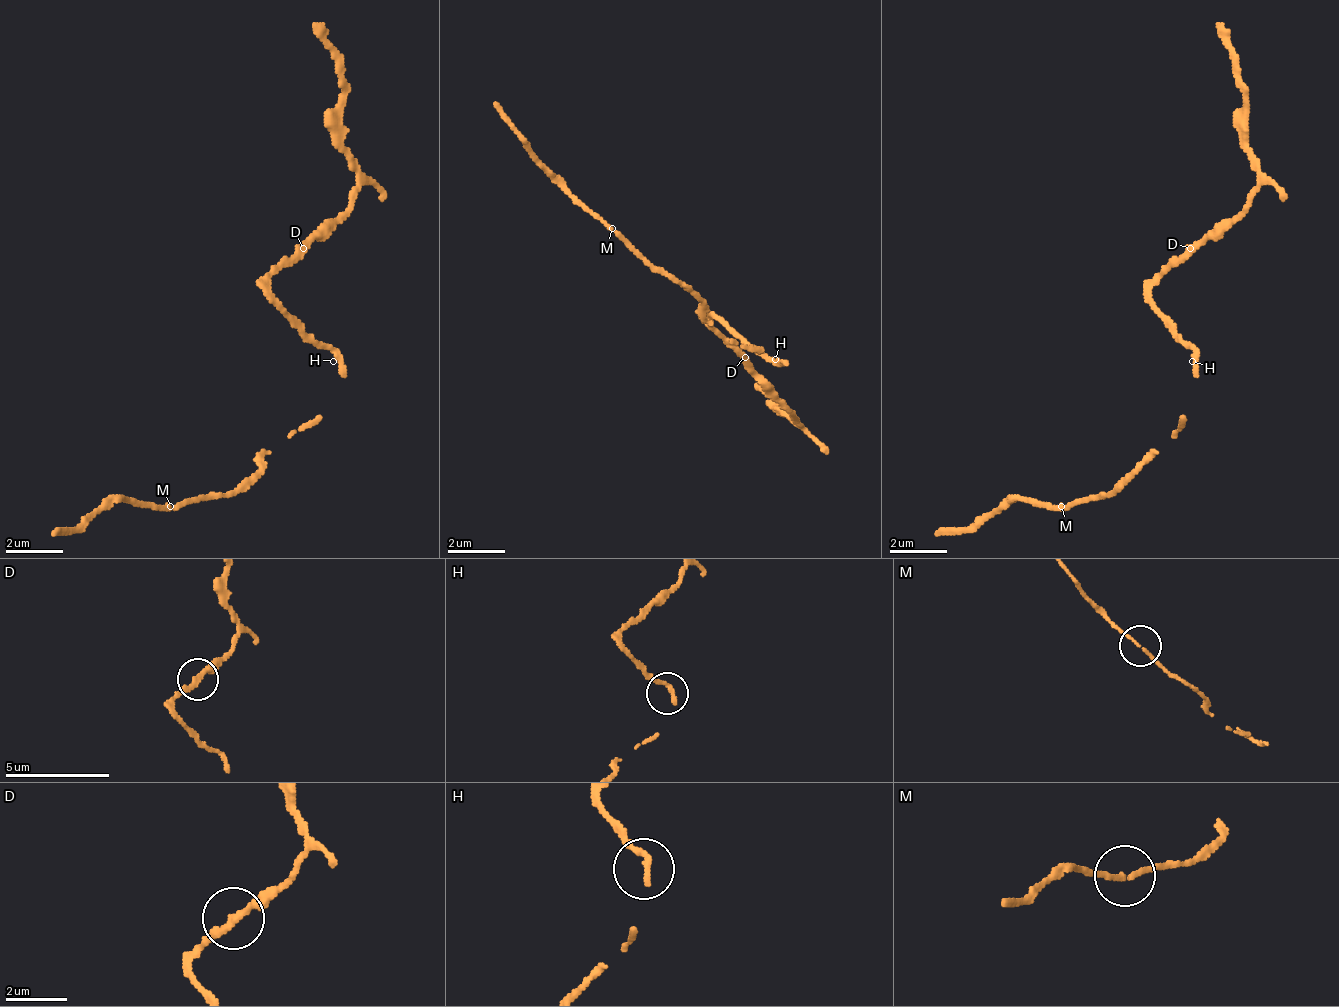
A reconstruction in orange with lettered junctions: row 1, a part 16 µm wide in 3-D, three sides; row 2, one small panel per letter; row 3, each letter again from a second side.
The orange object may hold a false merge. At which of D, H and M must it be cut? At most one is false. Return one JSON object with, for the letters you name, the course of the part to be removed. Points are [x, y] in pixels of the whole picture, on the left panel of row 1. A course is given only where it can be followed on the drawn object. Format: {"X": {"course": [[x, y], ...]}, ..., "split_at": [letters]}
{"split_at": []}

